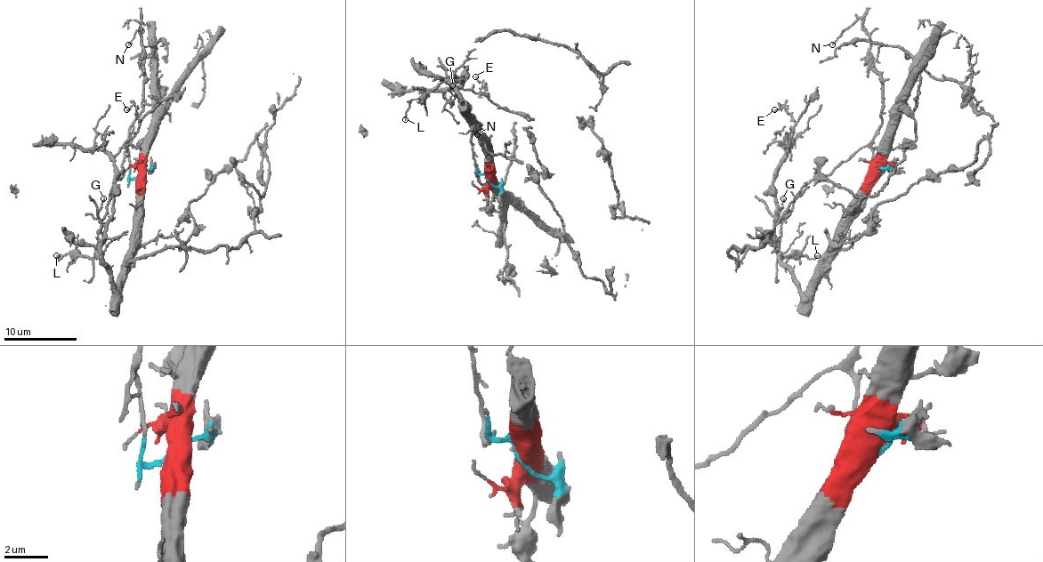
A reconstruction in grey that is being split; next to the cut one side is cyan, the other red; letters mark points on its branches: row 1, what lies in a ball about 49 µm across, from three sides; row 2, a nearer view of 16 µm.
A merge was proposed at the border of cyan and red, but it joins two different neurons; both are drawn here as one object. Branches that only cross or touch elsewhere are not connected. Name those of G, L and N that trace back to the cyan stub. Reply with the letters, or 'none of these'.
G, N

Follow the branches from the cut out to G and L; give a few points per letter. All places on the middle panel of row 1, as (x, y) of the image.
G: (489, 180), (478, 174), (470, 140), (472, 131), (456, 91), (447, 81), (452, 84)
L: (489, 180), (487, 145), (480, 136), (480, 129), (461, 96), (447, 81), (412, 100), (405, 112), (405, 119)

